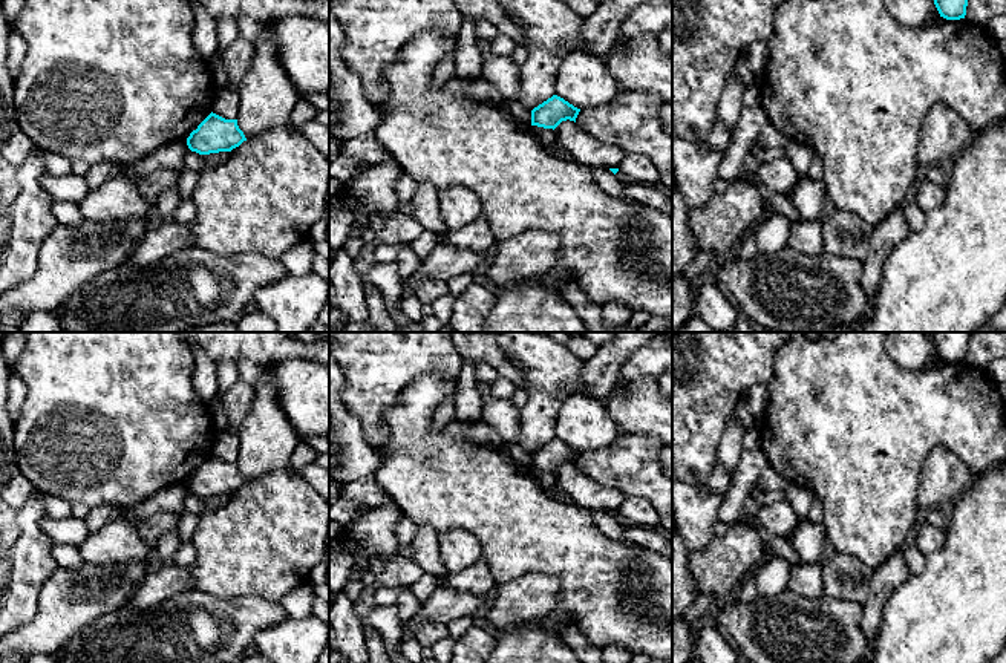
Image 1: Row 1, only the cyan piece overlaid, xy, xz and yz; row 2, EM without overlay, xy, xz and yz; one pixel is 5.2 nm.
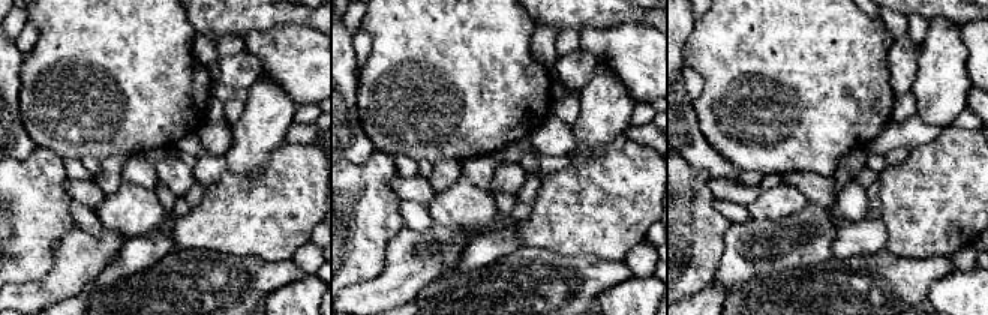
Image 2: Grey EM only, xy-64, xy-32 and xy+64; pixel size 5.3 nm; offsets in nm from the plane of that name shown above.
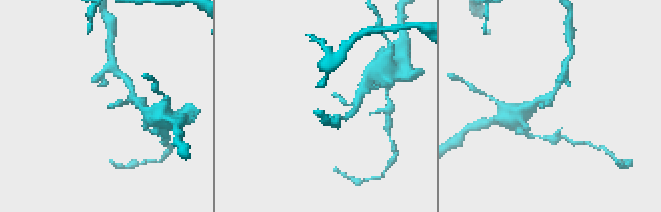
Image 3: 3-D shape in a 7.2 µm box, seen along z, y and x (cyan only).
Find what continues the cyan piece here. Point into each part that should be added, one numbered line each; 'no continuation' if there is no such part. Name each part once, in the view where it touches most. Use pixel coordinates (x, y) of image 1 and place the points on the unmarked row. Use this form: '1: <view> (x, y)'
no continuation

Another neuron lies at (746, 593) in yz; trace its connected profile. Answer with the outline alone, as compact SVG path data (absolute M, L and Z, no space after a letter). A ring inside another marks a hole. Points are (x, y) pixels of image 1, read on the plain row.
M752 574L743 580L741 586L738 588L733 597L740 602L750 603L756 599L756 596L758 596L756 582Z

